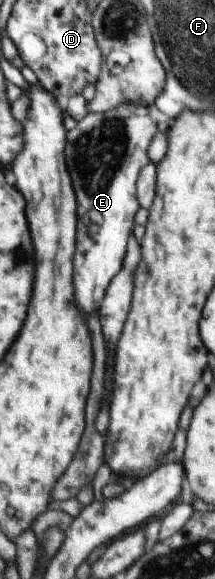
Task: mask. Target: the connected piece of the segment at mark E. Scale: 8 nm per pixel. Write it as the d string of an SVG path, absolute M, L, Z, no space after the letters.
M123 103L109 112L89 112L74 129L68 131L67 166L71 166L71 176L75 178L75 190L79 194L79 250L75 254L75 290L79 308L85 314L99 310L111 280L123 266L129 234L133 232L135 216L142 207L138 199L138 178L142 168L151 163L150 144L157 134L157 122L151 118L145 103Z

